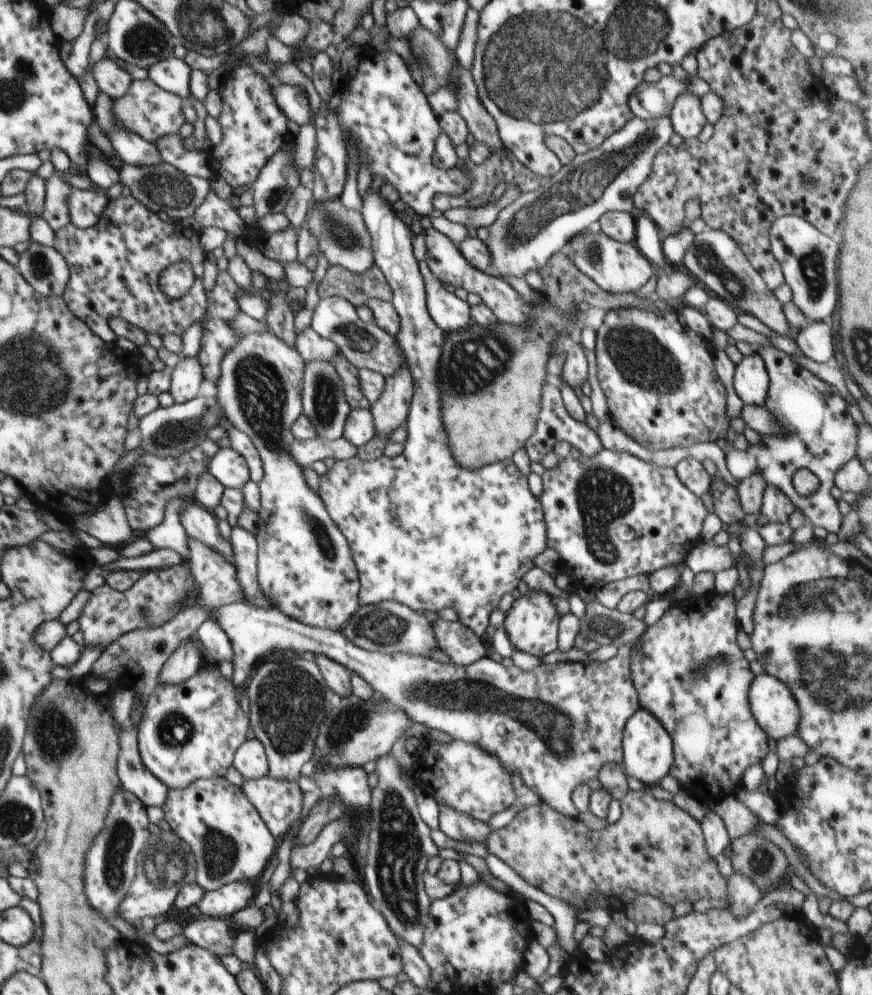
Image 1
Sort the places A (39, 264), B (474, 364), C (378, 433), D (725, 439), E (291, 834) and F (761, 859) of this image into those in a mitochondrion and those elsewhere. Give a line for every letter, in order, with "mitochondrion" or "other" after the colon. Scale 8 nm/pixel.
A: mitochondrion
B: mitochondrion
C: other
D: other
E: other
F: mitochondrion

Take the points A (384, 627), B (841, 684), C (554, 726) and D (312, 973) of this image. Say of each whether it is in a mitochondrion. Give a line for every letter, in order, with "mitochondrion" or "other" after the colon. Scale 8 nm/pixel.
A: mitochondrion
B: mitochondrion
C: mitochondrion
D: mitochondrion

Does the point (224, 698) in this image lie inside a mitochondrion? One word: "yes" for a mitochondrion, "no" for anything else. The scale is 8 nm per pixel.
no

